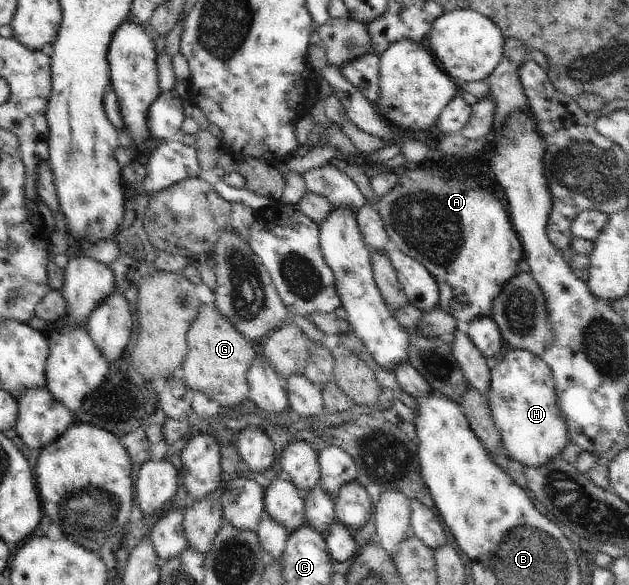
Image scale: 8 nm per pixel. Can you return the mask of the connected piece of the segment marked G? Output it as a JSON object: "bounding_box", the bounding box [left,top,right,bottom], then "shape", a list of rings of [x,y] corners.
{"bounding_box":[182,303,259,414],"shape":[[[201,303],[199,313],[187,333],[187,355],[182,363],[185,383],[193,391],[201,391],[210,399],[220,402],[230,414],[229,408],[240,405],[249,395],[247,371],[257,357],[259,347],[247,341],[223,315],[219,315],[215,303]]]}

